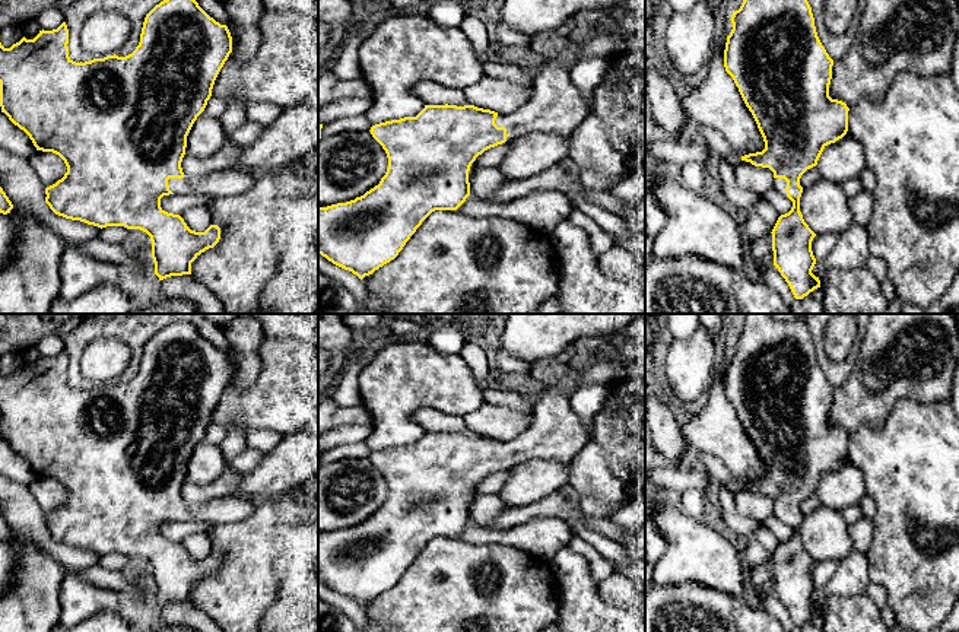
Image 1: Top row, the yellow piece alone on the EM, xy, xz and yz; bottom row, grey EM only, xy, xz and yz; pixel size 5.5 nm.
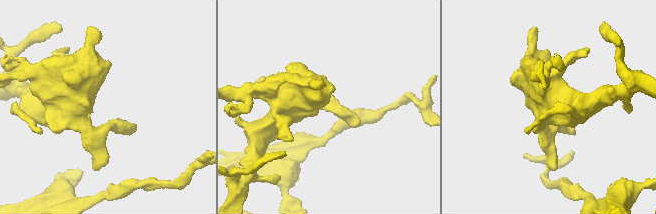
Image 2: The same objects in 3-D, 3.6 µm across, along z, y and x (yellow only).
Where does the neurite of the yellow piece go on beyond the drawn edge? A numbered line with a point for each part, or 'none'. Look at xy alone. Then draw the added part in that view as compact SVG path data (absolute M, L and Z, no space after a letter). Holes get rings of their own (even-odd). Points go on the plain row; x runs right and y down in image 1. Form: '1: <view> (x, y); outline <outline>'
1: xy (229, 510); outline M226 496L206 504L169 505L174 521L206 521L209 524L235 524L248 518L255 509L253 501Z

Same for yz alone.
1: yz (780, 511); outline M774 505L772 506L772 514L781 520L782 523L787 524L787 518L785 518L785 514L787 514L787 508L784 505Z

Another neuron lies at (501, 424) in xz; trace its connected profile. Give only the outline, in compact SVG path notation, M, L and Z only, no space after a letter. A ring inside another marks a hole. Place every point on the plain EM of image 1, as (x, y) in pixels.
M483 403L477 410L463 416L463 420L470 432L498 441L514 441L531 426L533 415Z

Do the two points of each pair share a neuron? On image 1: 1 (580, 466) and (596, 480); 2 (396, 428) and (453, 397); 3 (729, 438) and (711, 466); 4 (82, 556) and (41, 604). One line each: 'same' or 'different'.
1: same
2: same
3: different
4: different

